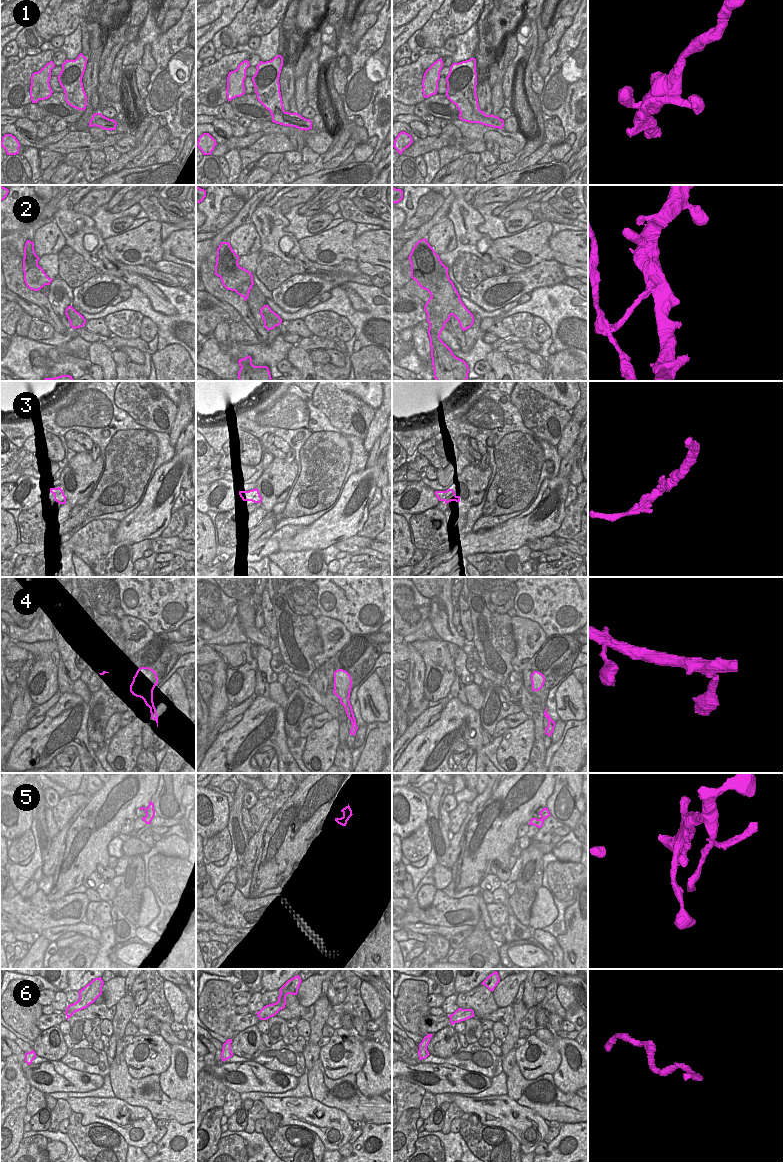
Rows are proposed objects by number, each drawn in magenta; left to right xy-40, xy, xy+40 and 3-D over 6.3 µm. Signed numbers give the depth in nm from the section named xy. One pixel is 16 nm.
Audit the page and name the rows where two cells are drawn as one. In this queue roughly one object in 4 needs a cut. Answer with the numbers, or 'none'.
2, 3, 5

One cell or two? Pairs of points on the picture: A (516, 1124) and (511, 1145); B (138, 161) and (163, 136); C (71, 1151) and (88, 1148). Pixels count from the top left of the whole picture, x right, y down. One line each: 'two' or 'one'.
A: two
B: one
C: two

